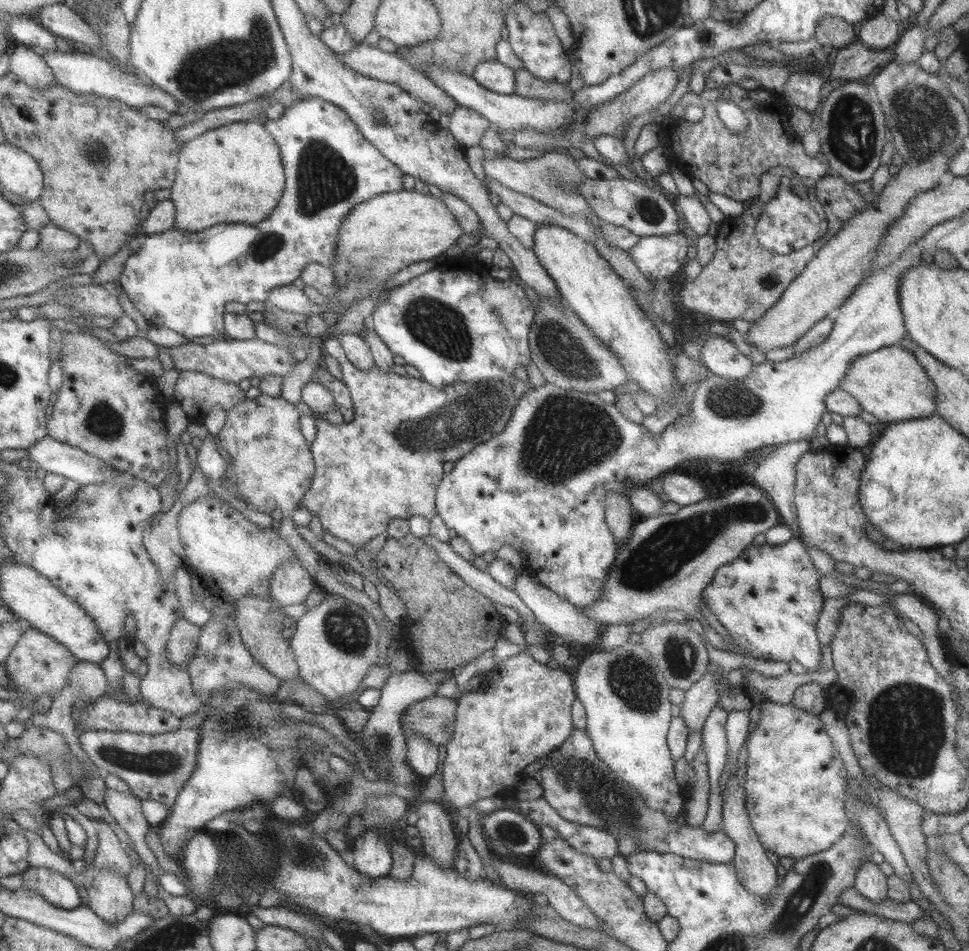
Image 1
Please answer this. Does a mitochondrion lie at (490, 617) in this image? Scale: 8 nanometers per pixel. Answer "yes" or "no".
no

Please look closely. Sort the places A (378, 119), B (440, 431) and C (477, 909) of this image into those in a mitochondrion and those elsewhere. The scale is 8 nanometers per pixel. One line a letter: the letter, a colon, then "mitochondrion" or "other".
A: mitochondrion
B: mitochondrion
C: other

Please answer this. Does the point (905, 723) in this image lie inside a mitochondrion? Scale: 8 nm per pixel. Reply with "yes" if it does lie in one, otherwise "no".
yes

